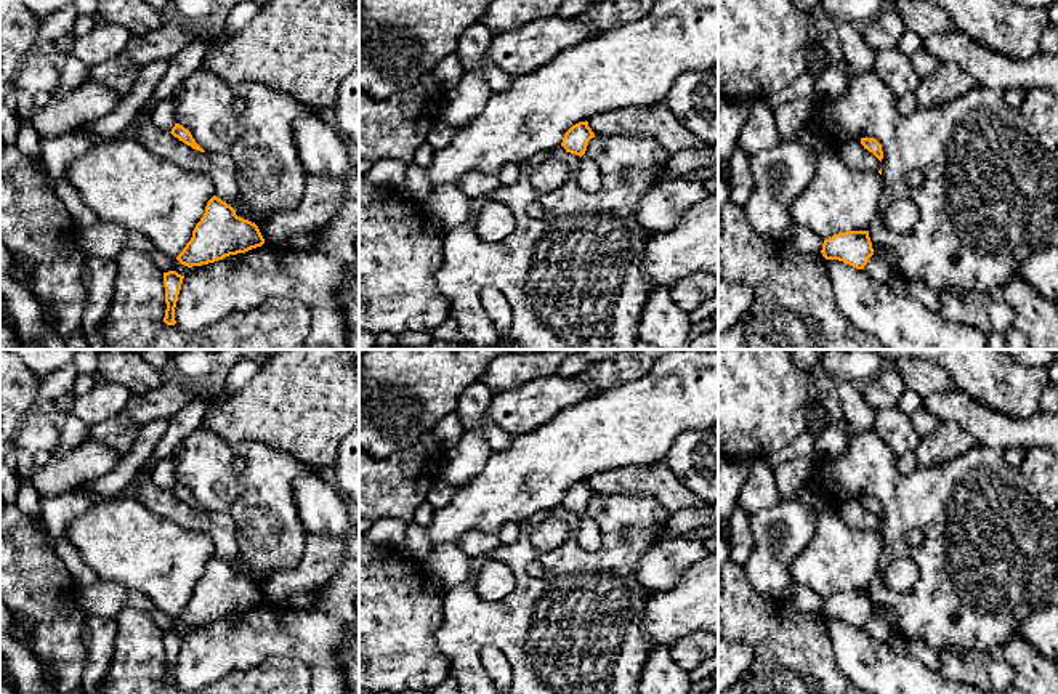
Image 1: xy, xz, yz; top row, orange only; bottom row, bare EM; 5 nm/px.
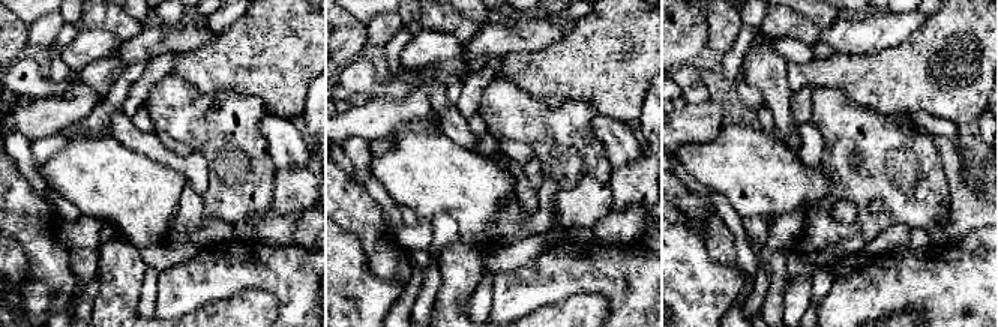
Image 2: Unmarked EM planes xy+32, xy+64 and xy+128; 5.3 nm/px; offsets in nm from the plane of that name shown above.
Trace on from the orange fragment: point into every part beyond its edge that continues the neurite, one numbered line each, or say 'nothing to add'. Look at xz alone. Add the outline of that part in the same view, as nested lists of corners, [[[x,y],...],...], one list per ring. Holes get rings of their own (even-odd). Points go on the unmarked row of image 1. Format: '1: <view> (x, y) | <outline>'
nothing to add

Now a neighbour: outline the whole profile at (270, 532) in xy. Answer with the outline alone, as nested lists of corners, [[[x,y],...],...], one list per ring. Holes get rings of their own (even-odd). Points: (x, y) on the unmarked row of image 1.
[[[202,426],[176,447],[173,457],[176,482],[188,487],[205,511],[226,513],[234,521],[239,559],[245,566],[234,567],[237,575],[258,585],[269,572],[300,564],[308,531],[297,508],[293,481],[301,474],[319,474],[316,470],[263,442],[228,446]]]

